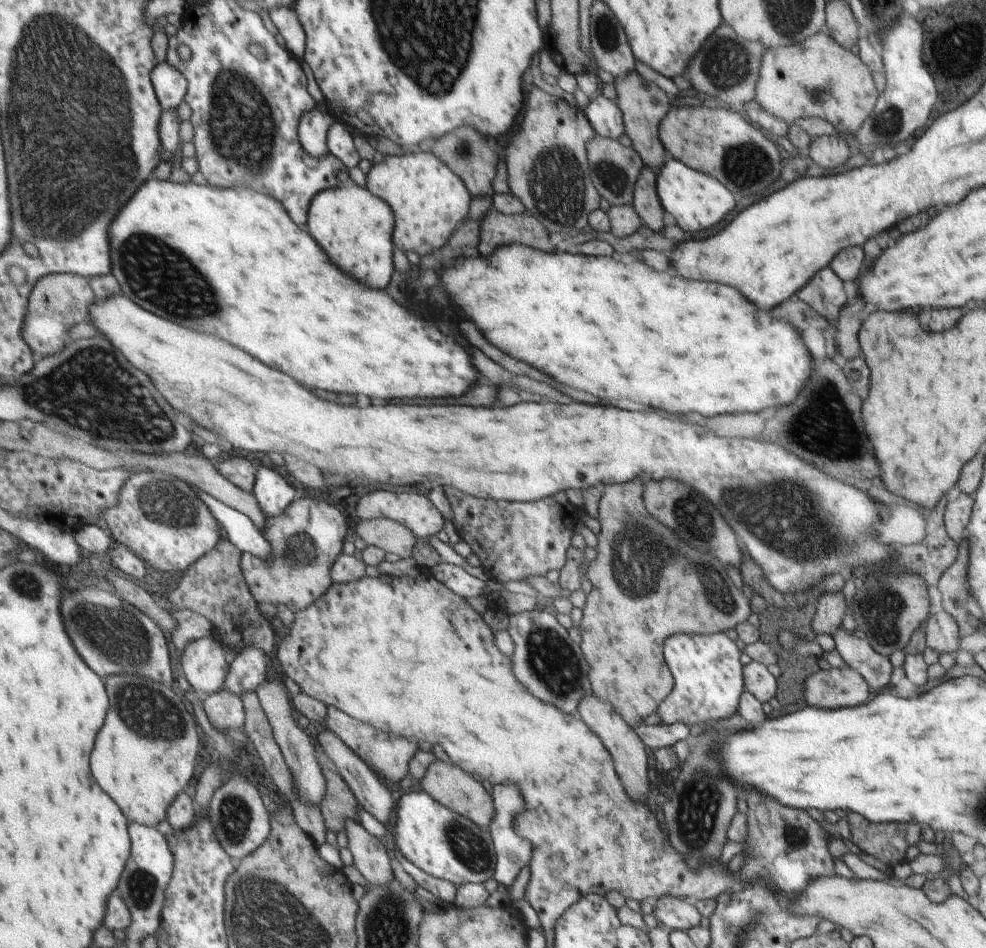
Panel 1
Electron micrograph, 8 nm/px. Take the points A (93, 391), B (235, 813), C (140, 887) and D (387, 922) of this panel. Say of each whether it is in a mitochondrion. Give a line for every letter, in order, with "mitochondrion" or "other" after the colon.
A: mitochondrion
B: mitochondrion
C: mitochondrion
D: mitochondrion

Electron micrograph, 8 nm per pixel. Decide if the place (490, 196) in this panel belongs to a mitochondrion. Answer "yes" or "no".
no

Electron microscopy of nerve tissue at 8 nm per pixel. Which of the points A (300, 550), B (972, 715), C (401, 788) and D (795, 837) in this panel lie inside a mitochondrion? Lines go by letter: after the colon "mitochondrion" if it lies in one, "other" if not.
A: mitochondrion
B: other
C: other
D: mitochondrion

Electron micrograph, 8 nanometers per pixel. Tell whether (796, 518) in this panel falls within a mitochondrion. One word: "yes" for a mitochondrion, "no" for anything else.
yes

